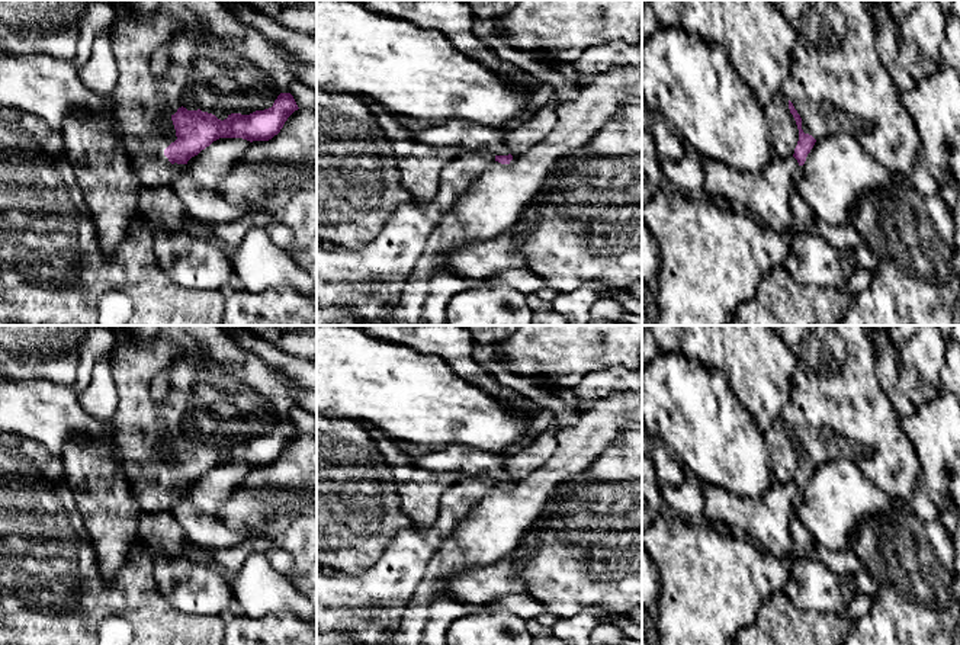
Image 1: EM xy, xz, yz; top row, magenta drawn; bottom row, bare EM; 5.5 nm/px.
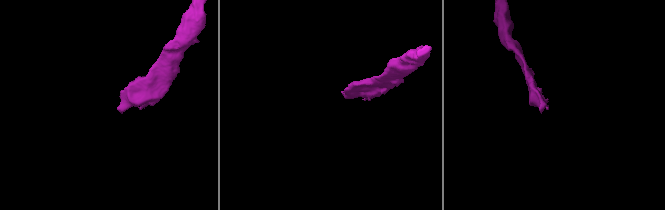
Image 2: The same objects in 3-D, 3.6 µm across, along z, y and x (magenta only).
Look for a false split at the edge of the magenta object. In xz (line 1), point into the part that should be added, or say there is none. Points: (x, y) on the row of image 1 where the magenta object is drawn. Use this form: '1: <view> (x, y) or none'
1: none

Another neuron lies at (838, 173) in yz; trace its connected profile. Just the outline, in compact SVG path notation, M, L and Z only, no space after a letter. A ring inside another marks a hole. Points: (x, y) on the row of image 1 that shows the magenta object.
M845 132L818 139L793 187L818 218L851 225L860 200L870 192L889 192L908 180L876 161Z

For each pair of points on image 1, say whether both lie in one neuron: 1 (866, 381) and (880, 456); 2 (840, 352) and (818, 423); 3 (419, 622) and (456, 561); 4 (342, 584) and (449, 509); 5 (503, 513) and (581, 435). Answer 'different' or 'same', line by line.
1: same
2: same
3: same
4: same
5: same

